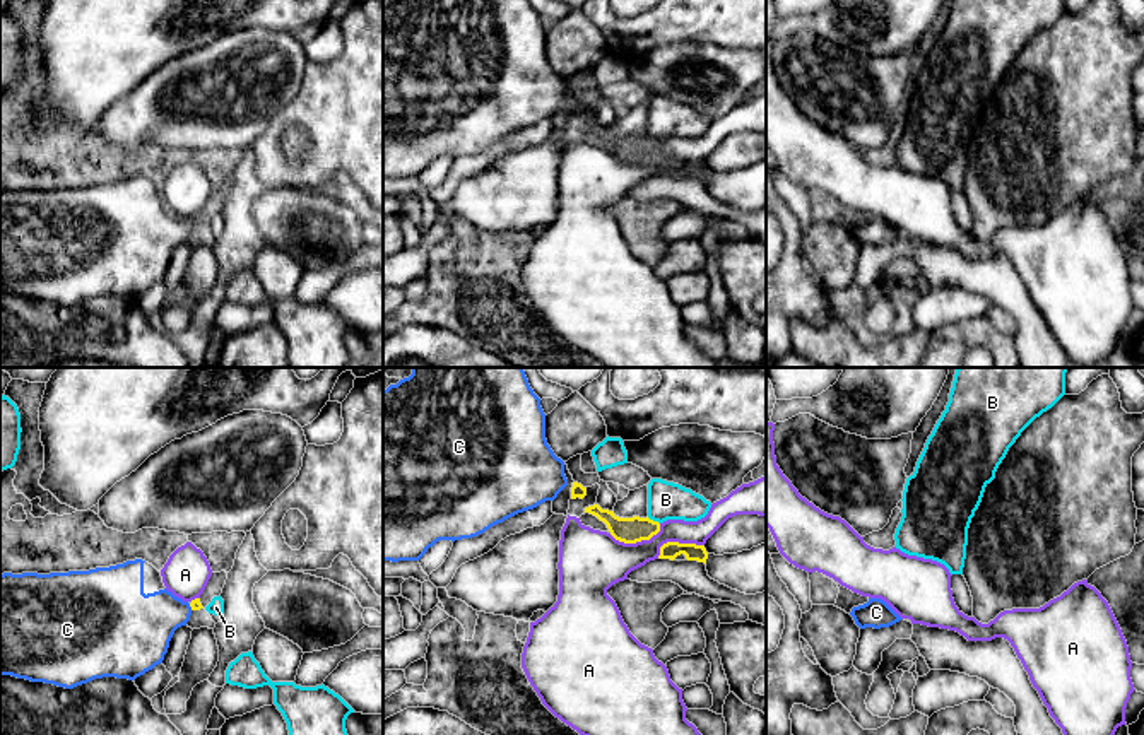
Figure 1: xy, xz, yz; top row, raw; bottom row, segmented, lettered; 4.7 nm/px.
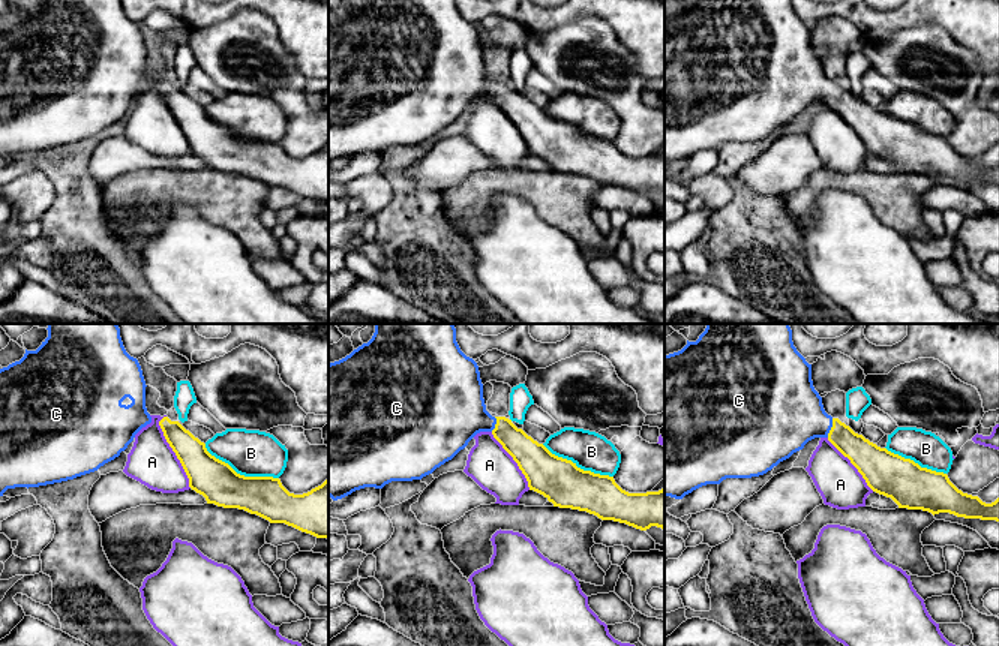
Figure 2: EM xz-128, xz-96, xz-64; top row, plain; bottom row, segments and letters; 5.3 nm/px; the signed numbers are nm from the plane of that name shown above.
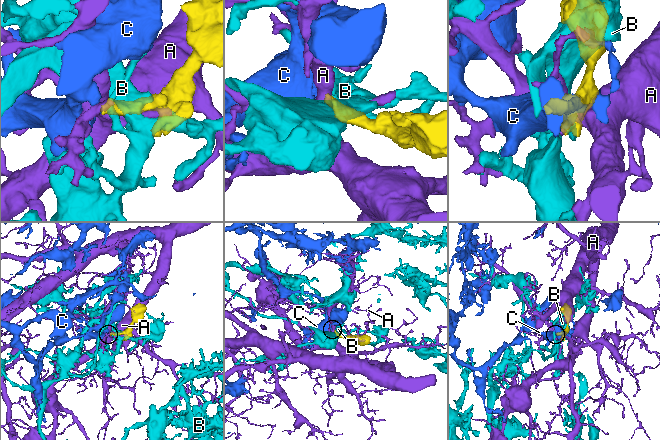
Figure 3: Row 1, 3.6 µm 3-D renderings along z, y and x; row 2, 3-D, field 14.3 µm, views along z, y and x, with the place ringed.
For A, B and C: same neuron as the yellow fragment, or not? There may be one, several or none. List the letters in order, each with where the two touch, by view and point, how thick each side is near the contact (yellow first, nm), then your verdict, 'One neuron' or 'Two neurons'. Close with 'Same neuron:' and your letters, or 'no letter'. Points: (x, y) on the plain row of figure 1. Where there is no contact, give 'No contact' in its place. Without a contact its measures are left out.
A: Touches yellow at xz (636, 158). Thickness 130 nm (yellow) against 300 nm. Two neurons
B: Touches yellow at xz (652, 137). Thickness 130 nm (yellow) against 180 nm. Two neurons
C: Touches yellow at xy (190, 223). Thickness 50 nm (yellow) against 300 nm. One neuron
Same neuron: C

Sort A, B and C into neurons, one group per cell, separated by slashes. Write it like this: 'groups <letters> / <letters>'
groups A / B / C

